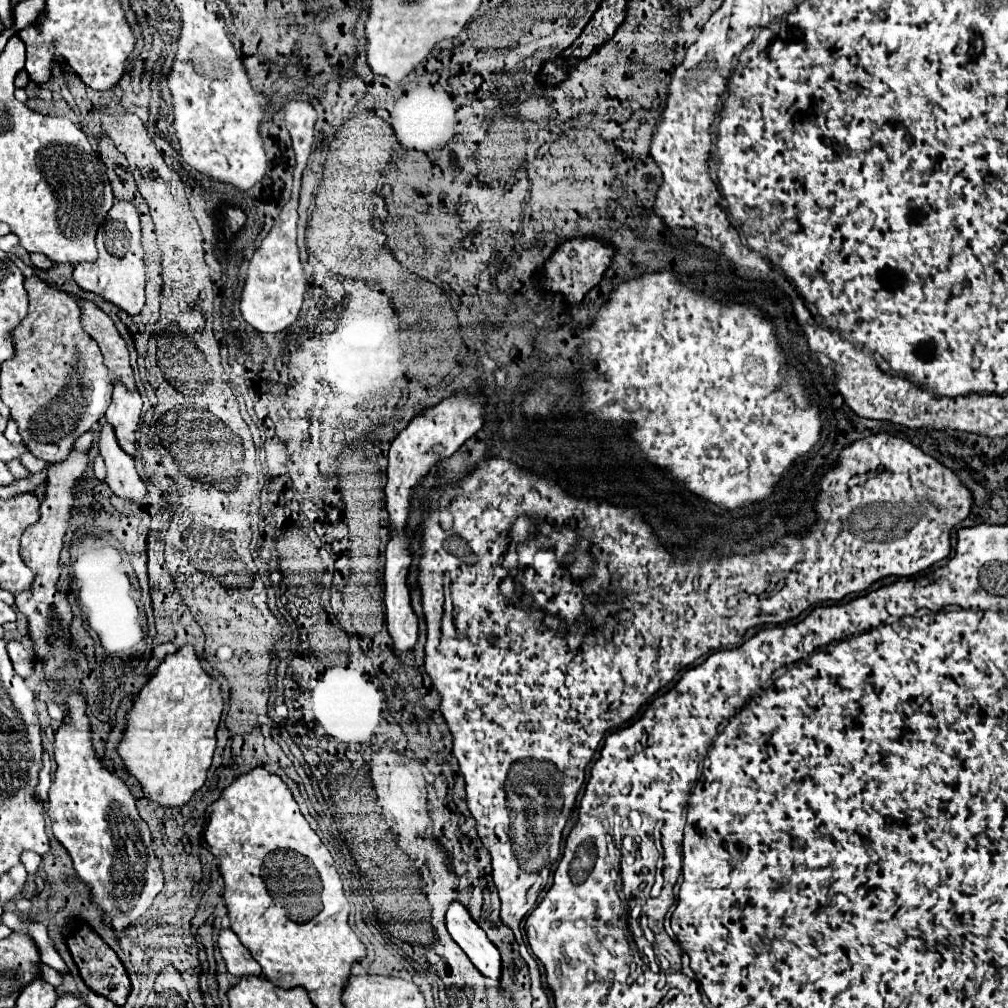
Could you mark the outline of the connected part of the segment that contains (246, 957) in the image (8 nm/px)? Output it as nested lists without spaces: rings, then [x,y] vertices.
[[[225,928],[221,930],[219,948],[227,962],[229,974],[233,974],[235,978],[261,976],[261,966],[257,964],[257,960],[249,954],[249,950],[239,942],[239,938],[231,930],[225,930]]]

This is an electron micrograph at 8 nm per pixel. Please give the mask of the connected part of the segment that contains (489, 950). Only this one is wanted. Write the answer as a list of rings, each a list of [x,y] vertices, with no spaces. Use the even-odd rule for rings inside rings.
[[[453,902],[447,910],[447,930],[483,976],[495,982],[501,980],[501,956],[497,946],[493,946],[487,934],[469,916],[467,908],[459,902]]]

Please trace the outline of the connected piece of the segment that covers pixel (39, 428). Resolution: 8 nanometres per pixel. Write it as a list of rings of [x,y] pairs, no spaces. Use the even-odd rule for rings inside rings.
[[[37,276],[25,278],[25,290],[29,296],[29,310],[25,320],[21,320],[21,326],[13,330],[13,346],[17,346],[17,354],[1,364],[1,400],[9,406],[11,418],[17,422],[23,444],[31,454],[53,464],[65,460],[73,442],[103,418],[111,402],[115,376],[103,364],[97,342],[83,330],[81,308],[69,294],[47,286]]]

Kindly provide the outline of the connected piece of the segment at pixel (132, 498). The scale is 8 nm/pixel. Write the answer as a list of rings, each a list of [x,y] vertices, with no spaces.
[[[105,422],[99,432],[99,452],[107,464],[107,484],[123,500],[141,504],[147,496],[145,482],[139,478],[135,460],[121,450],[113,428]]]

